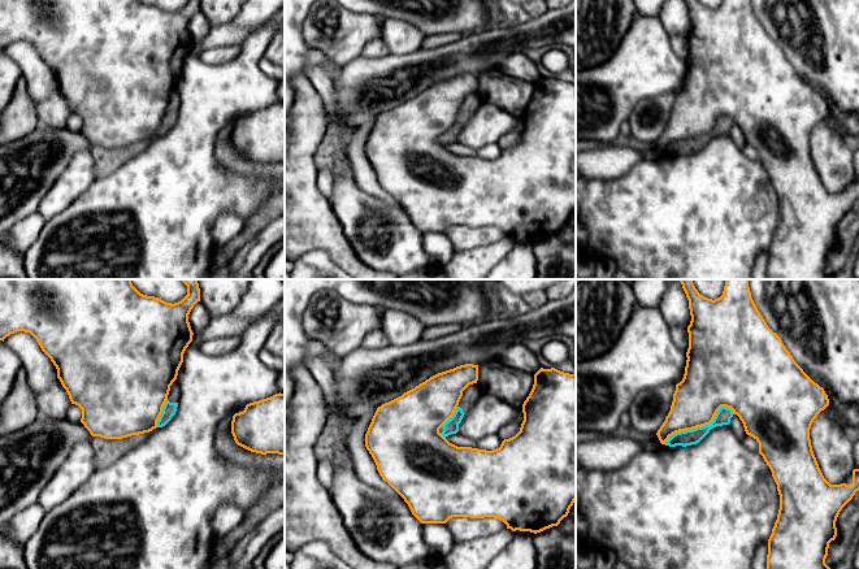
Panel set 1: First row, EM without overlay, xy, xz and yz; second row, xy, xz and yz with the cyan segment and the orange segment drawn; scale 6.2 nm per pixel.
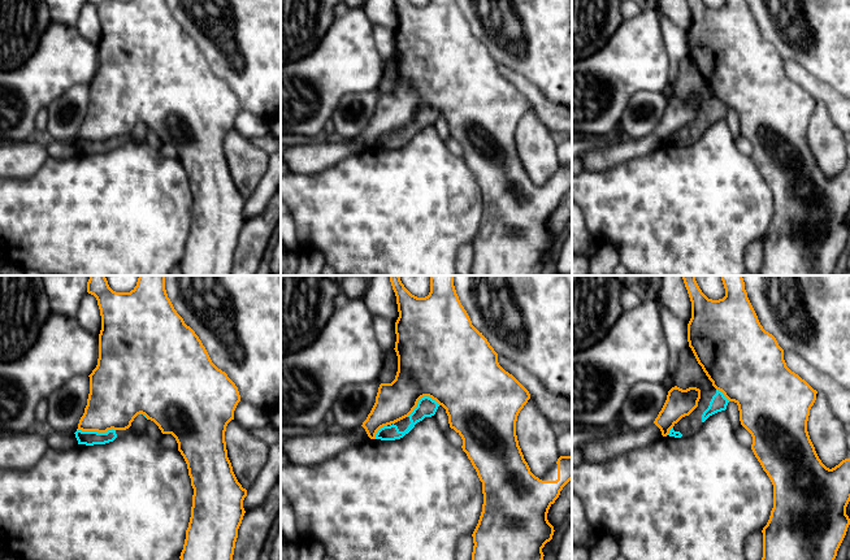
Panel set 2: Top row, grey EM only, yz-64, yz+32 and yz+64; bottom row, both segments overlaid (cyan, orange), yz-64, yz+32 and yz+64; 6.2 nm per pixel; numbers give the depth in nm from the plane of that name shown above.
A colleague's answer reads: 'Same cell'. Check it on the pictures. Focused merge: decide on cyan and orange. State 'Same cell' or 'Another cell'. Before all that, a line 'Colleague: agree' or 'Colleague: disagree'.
Colleague: disagree
Another cell

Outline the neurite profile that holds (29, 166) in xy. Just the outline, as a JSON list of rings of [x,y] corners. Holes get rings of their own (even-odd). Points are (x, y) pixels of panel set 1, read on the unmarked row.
[[[39,126],[27,136],[0,145],[0,238],[18,221],[38,212],[44,195],[65,171],[79,151],[91,151],[92,144],[78,130]]]

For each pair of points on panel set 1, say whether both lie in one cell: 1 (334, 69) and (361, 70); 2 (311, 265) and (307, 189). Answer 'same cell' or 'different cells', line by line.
1: different cells
2: different cells

